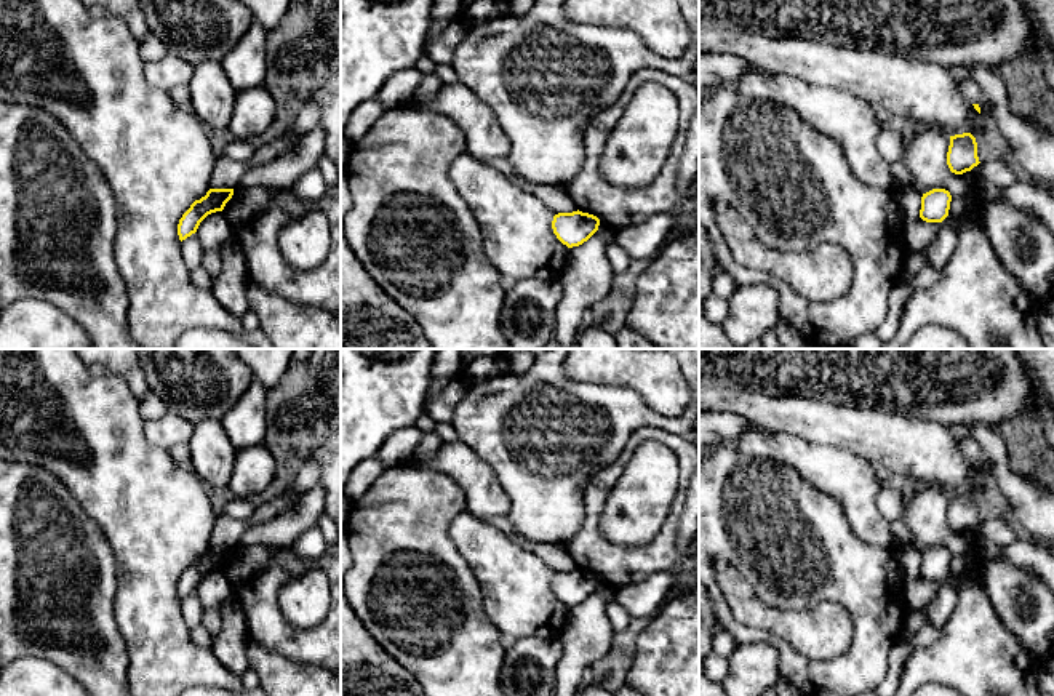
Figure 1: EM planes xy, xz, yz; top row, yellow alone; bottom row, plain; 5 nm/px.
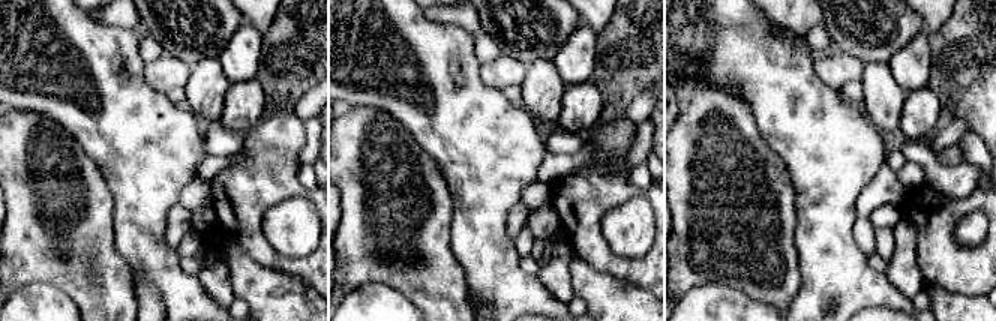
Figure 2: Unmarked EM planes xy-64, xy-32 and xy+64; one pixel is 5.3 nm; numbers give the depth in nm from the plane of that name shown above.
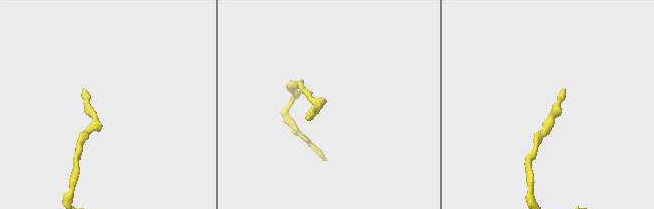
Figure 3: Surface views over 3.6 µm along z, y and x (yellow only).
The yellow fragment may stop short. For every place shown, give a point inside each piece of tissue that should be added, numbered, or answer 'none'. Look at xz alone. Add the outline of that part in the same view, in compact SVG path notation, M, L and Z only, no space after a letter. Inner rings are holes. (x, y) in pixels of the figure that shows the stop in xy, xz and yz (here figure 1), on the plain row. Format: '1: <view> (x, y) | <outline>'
none

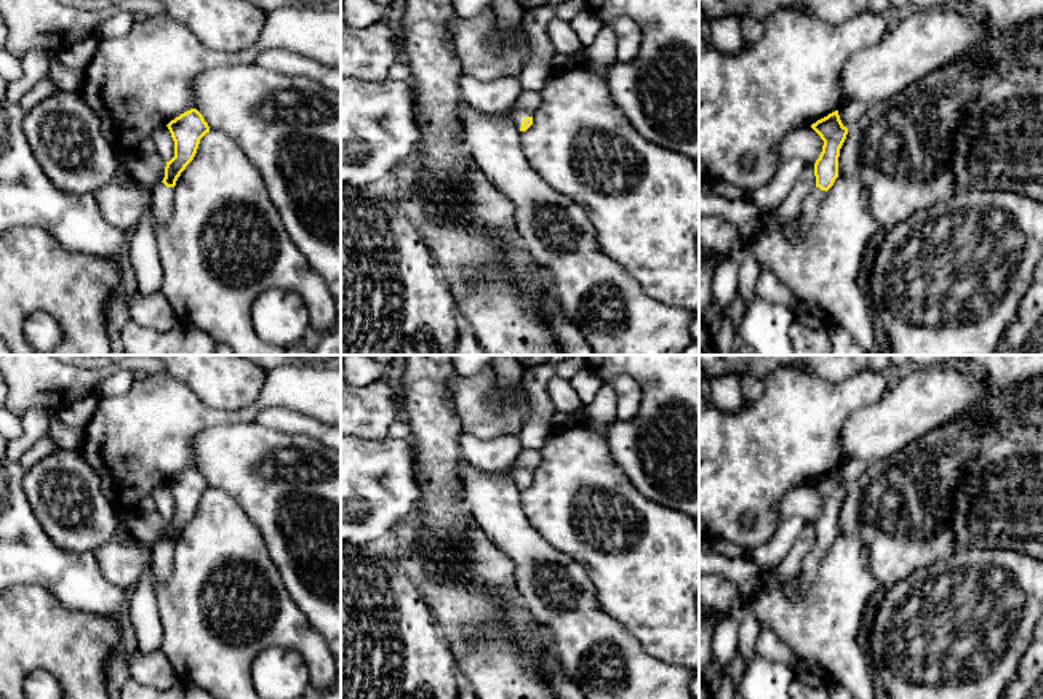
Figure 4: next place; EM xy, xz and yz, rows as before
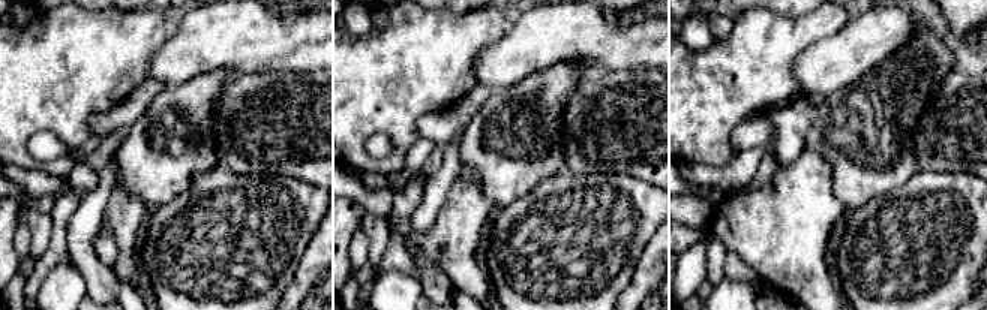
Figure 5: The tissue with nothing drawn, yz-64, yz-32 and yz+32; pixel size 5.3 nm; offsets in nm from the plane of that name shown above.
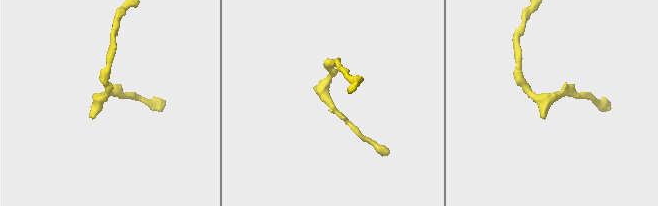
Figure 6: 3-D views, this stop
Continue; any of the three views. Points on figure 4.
1: xz (519, 472) | M517 467L517 469L512 469L512 470L510 470L510 475L514 477L517 486L520 488L520 486L522 486L522 480L523 480L526 475L533 475L533 470Z

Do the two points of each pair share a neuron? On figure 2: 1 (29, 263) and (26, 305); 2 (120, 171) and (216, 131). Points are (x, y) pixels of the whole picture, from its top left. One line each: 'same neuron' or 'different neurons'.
1: different neurons
2: different neurons

